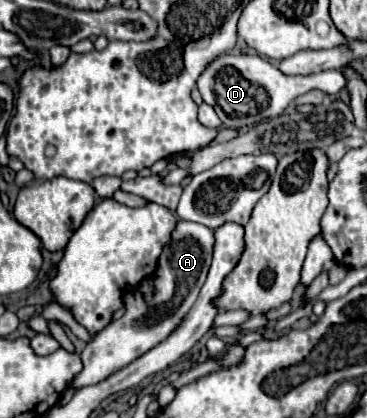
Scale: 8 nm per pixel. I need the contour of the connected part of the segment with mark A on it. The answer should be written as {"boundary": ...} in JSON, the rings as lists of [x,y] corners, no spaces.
{"boundary":[[[180,220],[176,222],[176,228],[172,230],[170,242],[164,246],[158,268],[154,276],[154,296],[150,300],[144,300],[140,292],[128,292],[124,294],[124,314],[122,318],[110,322],[104,330],[100,330],[90,344],[86,344],[82,356],[82,372],[72,378],[68,388],[80,390],[84,386],[94,386],[102,380],[106,380],[110,374],[122,370],[154,346],[158,346],[164,338],[168,338],[176,326],[184,320],[192,304],[196,302],[200,288],[208,276],[208,266],[212,264],[212,238],[214,230],[200,226],[198,222]]]}

